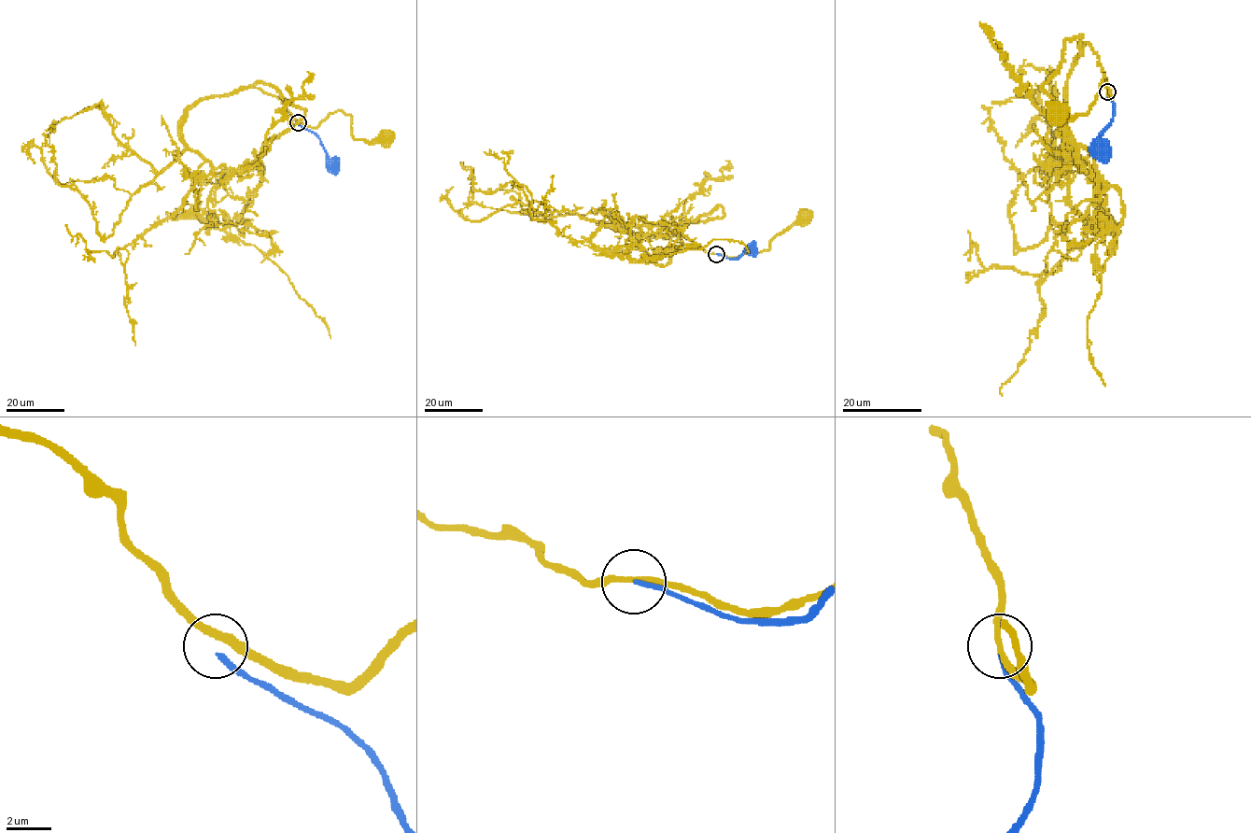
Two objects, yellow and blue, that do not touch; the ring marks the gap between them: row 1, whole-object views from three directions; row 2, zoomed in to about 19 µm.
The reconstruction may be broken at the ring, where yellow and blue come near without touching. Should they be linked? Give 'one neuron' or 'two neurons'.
two neurons

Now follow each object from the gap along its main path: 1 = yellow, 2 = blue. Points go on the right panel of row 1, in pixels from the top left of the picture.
1: (1106, 91), (1111, 98), (1105, 75), (1098, 94), (1087, 114), (1068, 117), (1059, 111)
2: (1106, 92), (1113, 103), (1113, 112), (1109, 125), (1103, 134), (1102, 148), (1104, 152), (1103, 150)

